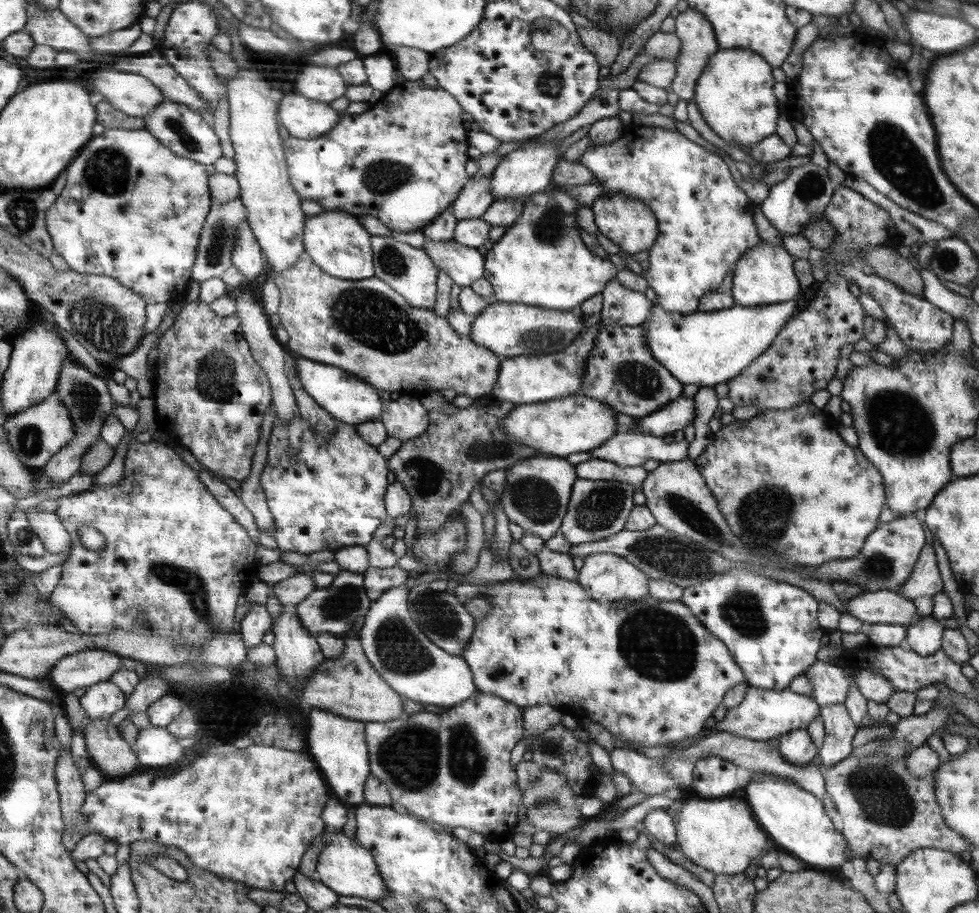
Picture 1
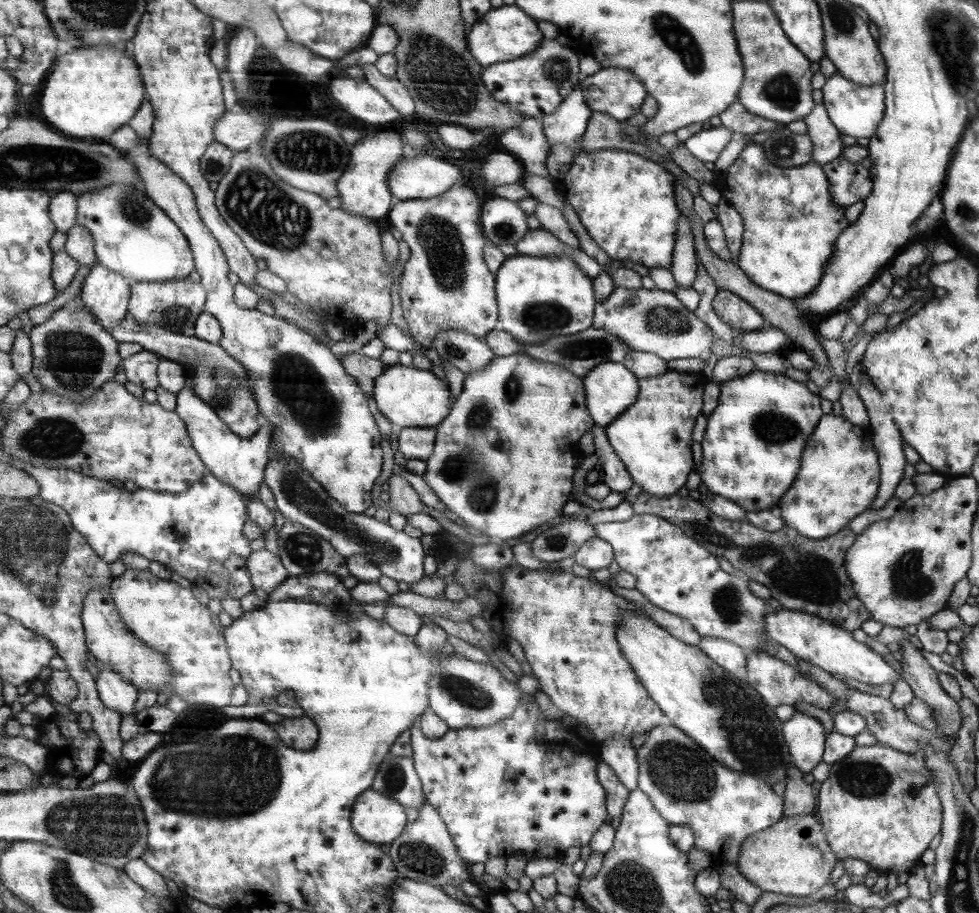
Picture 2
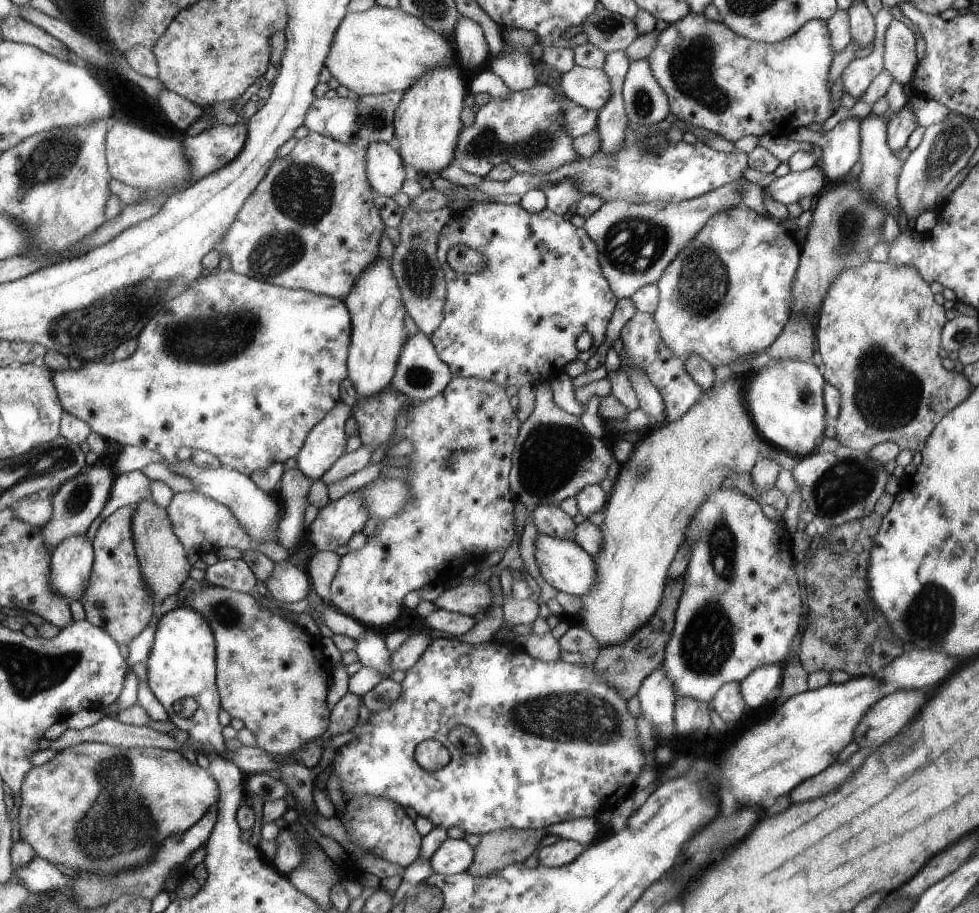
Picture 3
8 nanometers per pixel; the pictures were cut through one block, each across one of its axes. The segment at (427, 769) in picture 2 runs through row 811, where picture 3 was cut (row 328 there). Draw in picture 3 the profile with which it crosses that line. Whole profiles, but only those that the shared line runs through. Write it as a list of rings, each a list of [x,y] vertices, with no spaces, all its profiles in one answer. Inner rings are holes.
[[[490,203],[480,204],[480,206],[470,207],[463,211],[457,211],[450,217],[447,226],[444,226],[440,231],[440,236],[437,242],[437,257],[445,270],[446,282],[446,302],[444,306],[445,316],[442,319],[442,324],[438,326],[436,332],[432,332],[431,339],[435,346],[438,356],[448,364],[454,377],[464,378],[482,378],[486,382],[494,382],[500,388],[508,388],[508,386],[516,386],[520,388],[524,384],[537,384],[550,382],[550,376],[558,376],[558,370],[564,368],[564,364],[572,362],[572,360],[580,360],[586,363],[586,360],[602,346],[604,342],[604,332],[606,326],[610,322],[610,316],[617,308],[618,295],[614,294],[613,288],[610,288],[609,280],[606,280],[605,272],[602,270],[600,261],[600,249],[597,243],[584,230],[584,227],[577,228],[570,220],[566,220],[563,216],[555,213],[551,208],[545,208],[540,212],[530,213],[526,211],[522,205],[519,204],[504,204],[504,203]],[[456,244],[464,244],[468,248],[478,250],[484,258],[488,258],[486,266],[472,274],[456,272],[448,261],[449,251],[456,246]],[[582,332],[588,332],[592,336],[592,347],[586,352],[581,352],[576,347],[576,340]]]

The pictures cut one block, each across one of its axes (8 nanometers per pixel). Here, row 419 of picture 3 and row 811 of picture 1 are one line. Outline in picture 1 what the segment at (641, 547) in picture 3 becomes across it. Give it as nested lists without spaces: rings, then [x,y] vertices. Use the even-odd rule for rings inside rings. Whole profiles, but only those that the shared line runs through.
[[[730,797],[711,800],[686,799],[684,806],[680,808],[680,812],[676,814],[676,820],[674,820],[677,846],[684,853],[684,856],[688,857],[694,864],[702,866],[714,874],[726,874],[728,876],[730,874],[741,874],[752,864],[752,860],[756,856],[762,854],[762,848],[768,842],[767,832],[762,832],[758,823],[750,812],[750,806],[746,806],[744,802],[738,802],[735,799],[730,800]]]

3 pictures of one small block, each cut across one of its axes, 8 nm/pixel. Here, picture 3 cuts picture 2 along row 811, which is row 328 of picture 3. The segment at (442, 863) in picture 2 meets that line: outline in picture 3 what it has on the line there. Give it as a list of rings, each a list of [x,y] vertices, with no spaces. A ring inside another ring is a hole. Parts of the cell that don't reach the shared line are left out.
[[[446,207],[431,211],[407,208],[398,228],[401,237],[391,260],[394,276],[404,294],[405,310],[419,330],[429,337],[438,330],[445,316],[445,270],[437,257],[437,242],[440,231],[447,226],[452,215]]]

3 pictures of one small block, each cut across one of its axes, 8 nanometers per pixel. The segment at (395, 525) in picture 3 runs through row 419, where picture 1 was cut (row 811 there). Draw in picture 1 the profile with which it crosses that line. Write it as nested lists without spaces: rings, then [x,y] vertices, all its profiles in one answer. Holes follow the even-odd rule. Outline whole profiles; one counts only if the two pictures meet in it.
[[[477,691],[476,694],[470,696],[464,703],[446,709],[446,712],[431,713],[424,710],[411,715],[404,714],[402,717],[388,722],[365,723],[365,740],[370,754],[369,768],[372,769],[374,777],[380,779],[386,785],[393,803],[404,806],[407,812],[413,816],[418,816],[420,819],[440,829],[443,826],[451,826],[453,829],[458,828],[458,826],[469,828],[474,832],[482,834],[485,840],[499,841],[508,839],[510,836],[513,836],[514,830],[516,830],[518,806],[520,806],[520,798],[523,798],[520,796],[518,788],[516,788],[516,768],[512,770],[512,764],[510,764],[510,752],[514,750],[516,742],[522,738],[522,730],[524,730],[522,724],[524,724],[525,720],[522,720],[522,714],[520,714],[518,707],[518,705],[514,706],[513,702],[504,700],[502,697],[494,695],[494,693]]]

